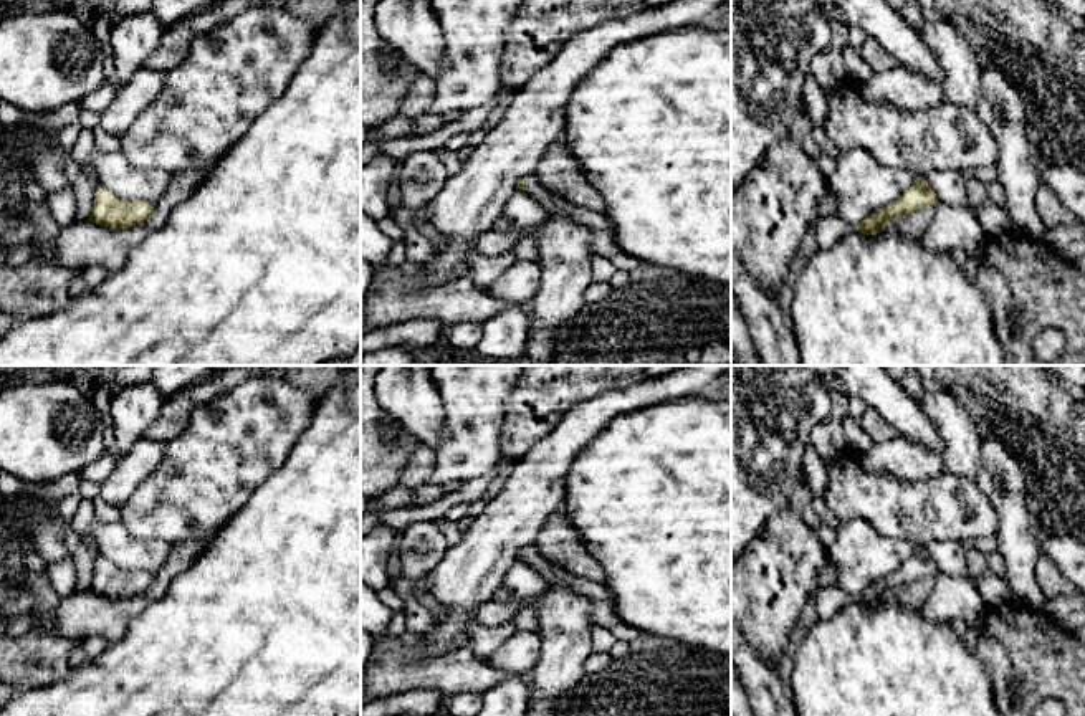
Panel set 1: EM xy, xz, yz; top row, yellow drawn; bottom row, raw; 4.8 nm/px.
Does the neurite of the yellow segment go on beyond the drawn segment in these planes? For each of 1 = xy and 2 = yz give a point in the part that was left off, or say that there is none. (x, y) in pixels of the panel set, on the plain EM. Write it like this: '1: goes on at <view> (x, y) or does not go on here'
1: does not go on here
2: does not go on here

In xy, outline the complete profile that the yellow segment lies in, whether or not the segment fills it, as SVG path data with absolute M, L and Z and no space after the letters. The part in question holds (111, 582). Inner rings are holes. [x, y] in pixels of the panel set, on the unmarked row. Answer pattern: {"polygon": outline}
{"polygon": "M98 556L89 592L109 600L126 600L142 595L152 584L154 574L146 570L124 570Z"}

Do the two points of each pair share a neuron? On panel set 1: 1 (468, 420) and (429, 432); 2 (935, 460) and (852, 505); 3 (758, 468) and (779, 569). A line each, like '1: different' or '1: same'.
1: different
2: different
3: different

